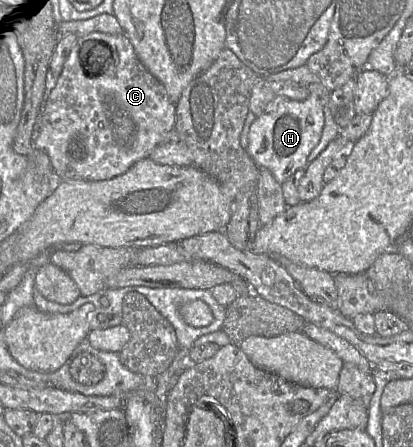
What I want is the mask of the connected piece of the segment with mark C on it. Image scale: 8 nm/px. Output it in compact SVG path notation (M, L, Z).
M91 32L78 37L56 85L47 94L33 145L48 155L61 181L107 180L127 172L137 161L148 158L166 135L175 130L175 121L175 104L162 83L140 62L127 36L124 33Z

